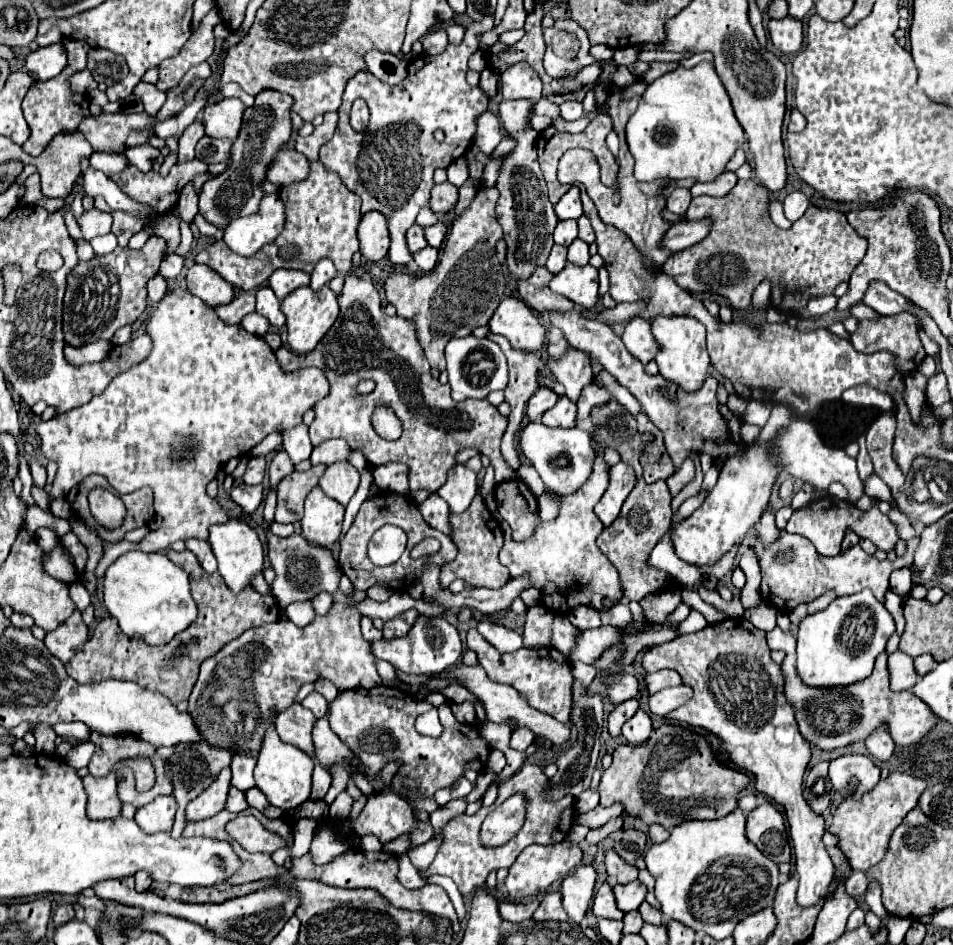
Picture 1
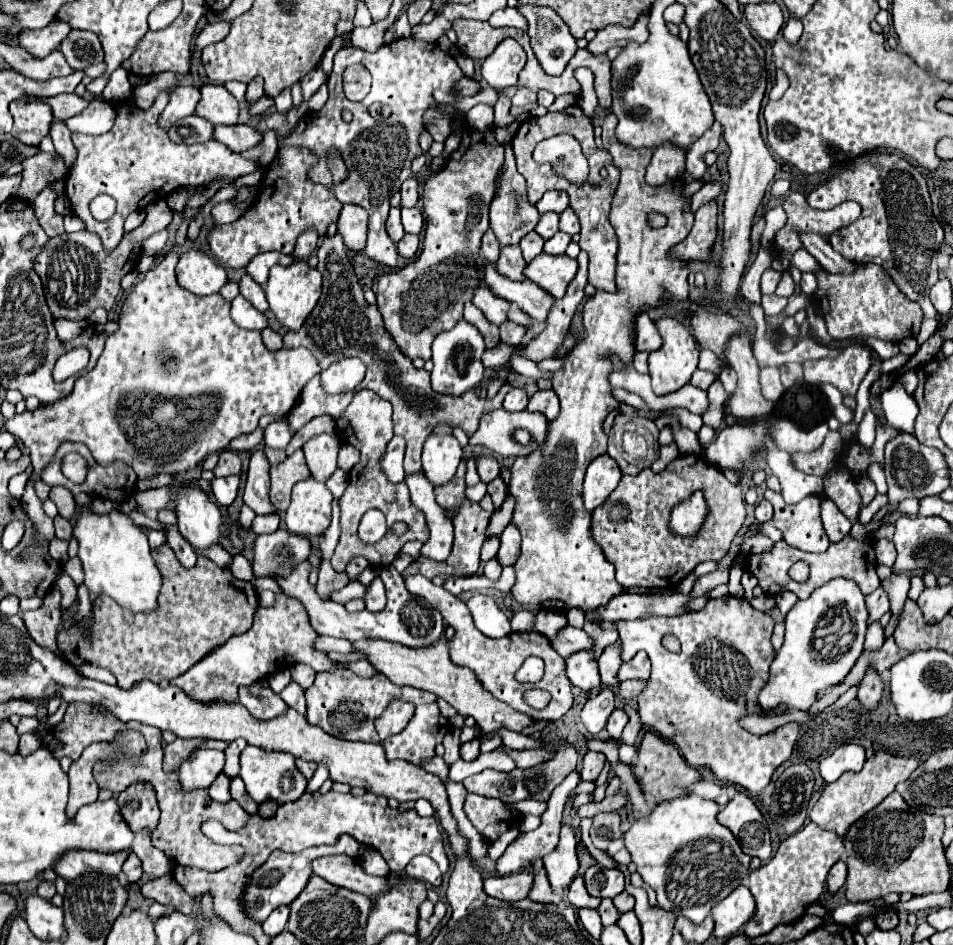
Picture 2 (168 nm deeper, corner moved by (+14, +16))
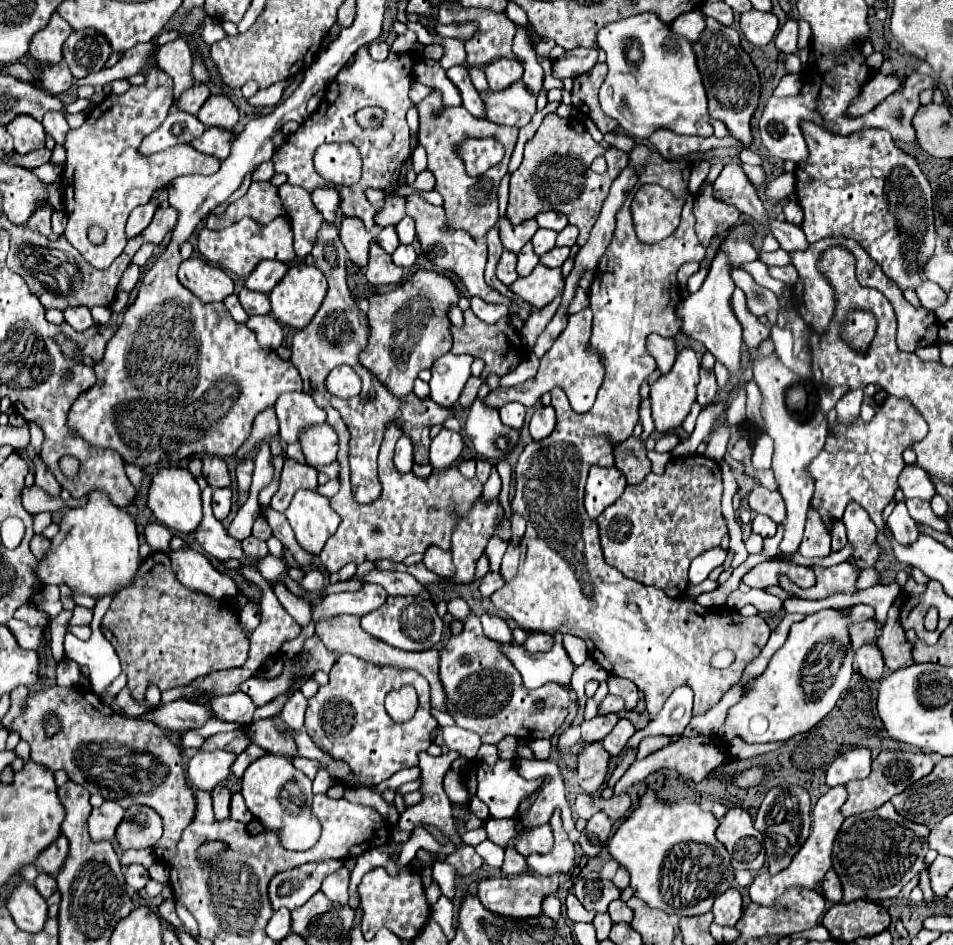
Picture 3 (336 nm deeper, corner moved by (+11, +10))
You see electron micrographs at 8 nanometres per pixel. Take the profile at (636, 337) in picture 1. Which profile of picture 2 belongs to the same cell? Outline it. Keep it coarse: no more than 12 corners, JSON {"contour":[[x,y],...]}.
{"contour":[[647,314],[635,318],[633,346],[657,350],[661,336]]}

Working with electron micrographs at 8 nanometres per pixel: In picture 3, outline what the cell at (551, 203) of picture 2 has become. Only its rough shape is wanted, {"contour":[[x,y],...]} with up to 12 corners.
{"contour":[[538,214],[540,228],[560,232],[568,226],[564,214]]}

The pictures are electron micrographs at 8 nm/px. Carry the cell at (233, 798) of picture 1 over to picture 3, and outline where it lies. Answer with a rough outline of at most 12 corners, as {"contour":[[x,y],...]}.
{"contour":[[226,786],[212,790],[214,816],[226,820],[230,816],[230,790]]}

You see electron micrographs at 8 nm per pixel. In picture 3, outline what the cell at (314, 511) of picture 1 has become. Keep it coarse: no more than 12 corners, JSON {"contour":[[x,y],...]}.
{"contour":[[300,490],[284,514],[298,544],[320,554],[340,524],[328,498]]}

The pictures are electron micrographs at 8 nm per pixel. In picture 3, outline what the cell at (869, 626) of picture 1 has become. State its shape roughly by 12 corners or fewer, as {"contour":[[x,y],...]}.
{"contour":[[848,624],[792,626],[718,738],[784,742],[816,726],[852,678]]}

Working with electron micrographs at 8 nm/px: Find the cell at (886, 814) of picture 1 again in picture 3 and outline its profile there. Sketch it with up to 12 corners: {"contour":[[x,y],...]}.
{"contour":[[880,752],[868,778],[848,782],[842,814],[882,806],[928,776],[936,758]]}

